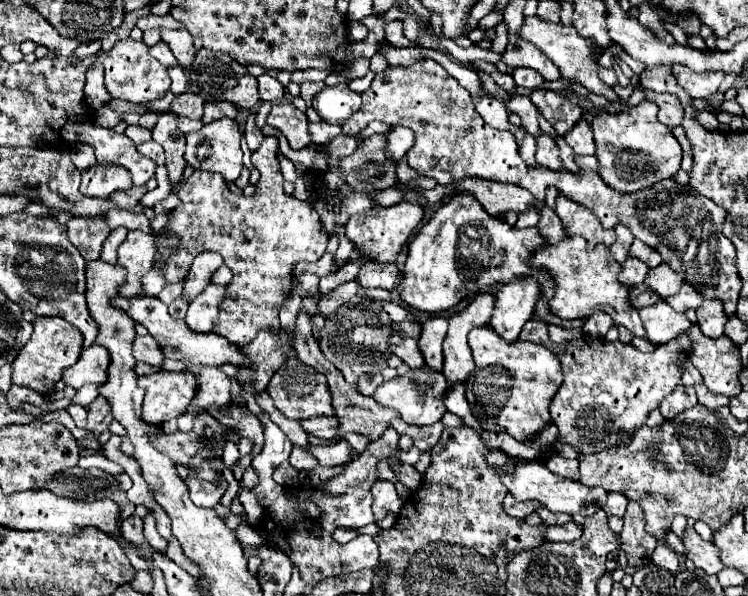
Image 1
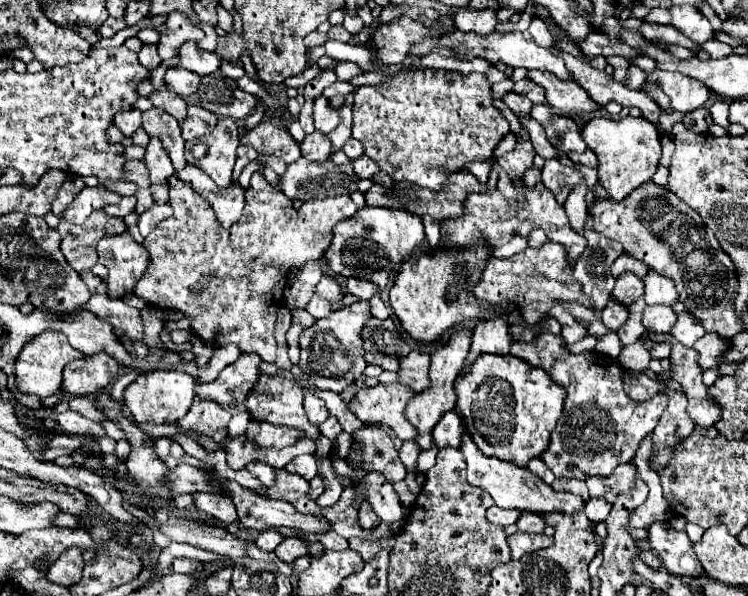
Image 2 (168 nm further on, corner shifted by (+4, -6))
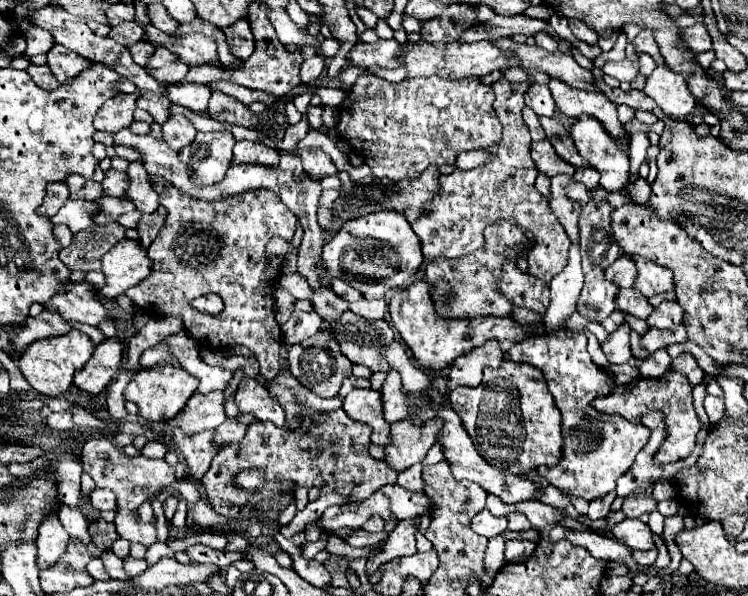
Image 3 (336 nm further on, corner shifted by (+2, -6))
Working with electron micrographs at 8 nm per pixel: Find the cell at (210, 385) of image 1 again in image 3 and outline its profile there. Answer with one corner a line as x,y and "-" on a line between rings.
174,429
172,443
176,451
184,457
186,465
190,467
190,475
196,479
202,479
208,471
214,455
218,453
220,445
214,443
216,429
202,431
196,435
186,435
182,429

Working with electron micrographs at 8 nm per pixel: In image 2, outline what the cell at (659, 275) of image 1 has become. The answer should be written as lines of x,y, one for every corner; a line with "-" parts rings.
643,296
637,299
632,304
632,309
630,309
630,315
628,315
628,321
624,323
624,327
620,327
616,331
616,335
620,337
620,343
622,345
630,345
630,343
636,343
642,335
644,335
644,325
642,324
642,315
646,303

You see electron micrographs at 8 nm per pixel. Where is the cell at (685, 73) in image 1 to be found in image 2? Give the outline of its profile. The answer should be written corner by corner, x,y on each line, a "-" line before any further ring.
654,69
648,73
648,81
656,81
656,85
660,85
660,89
670,97
672,109
680,113
690,113
710,99
710,89
706,85
700,85
700,81
682,73

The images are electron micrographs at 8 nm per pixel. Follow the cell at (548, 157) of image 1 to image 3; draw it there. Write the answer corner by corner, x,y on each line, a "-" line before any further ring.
554,175
550,179
550,209
564,225
572,243
578,241
578,215
590,201
584,183
574,181
570,175

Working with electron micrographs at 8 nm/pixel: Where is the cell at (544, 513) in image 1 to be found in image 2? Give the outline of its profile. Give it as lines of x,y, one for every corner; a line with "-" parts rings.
520,513
520,521
516,521
516,527
518,527
518,531
542,533
544,531
544,521
534,513

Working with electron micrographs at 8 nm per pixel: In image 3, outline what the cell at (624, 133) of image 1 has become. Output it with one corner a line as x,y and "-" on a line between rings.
580,117
572,127
570,135
574,139
574,145
578,147
578,153
588,161
590,167
600,171
600,185
606,191
622,191
630,181
630,157
628,157
628,143
626,139
614,139
604,129
604,125
594,117

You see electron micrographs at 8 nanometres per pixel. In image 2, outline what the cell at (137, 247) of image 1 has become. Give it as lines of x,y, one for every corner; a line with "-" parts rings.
124,231
116,237
100,239
98,257
100,257
100,263
108,269
106,283
108,283
108,297
112,297
112,299
122,299
126,293
132,293
134,285
140,281
140,277
144,275
144,269
148,267
148,251
144,249
144,245
134,241
130,231

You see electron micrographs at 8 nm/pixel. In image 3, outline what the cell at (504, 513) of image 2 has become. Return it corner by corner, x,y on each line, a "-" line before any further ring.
484,509
482,513
478,513
472,521
472,529
478,533
478,535
484,535
484,537
494,537
498,533
504,533
508,527
508,519
506,517
496,517
492,515
488,509

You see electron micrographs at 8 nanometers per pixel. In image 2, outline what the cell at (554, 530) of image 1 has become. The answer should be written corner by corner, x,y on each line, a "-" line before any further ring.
514,533
508,537
508,545
512,549
512,559
520,559
530,551
538,551
544,547
552,545
552,537
546,535
536,535
536,533

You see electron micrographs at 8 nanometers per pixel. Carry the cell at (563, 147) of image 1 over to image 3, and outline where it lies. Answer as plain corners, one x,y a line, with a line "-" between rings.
580,245
570,247
568,265
550,281
550,305
544,315
546,331
558,331
564,327
566,317
576,311
578,293
582,289
582,269
580,269

